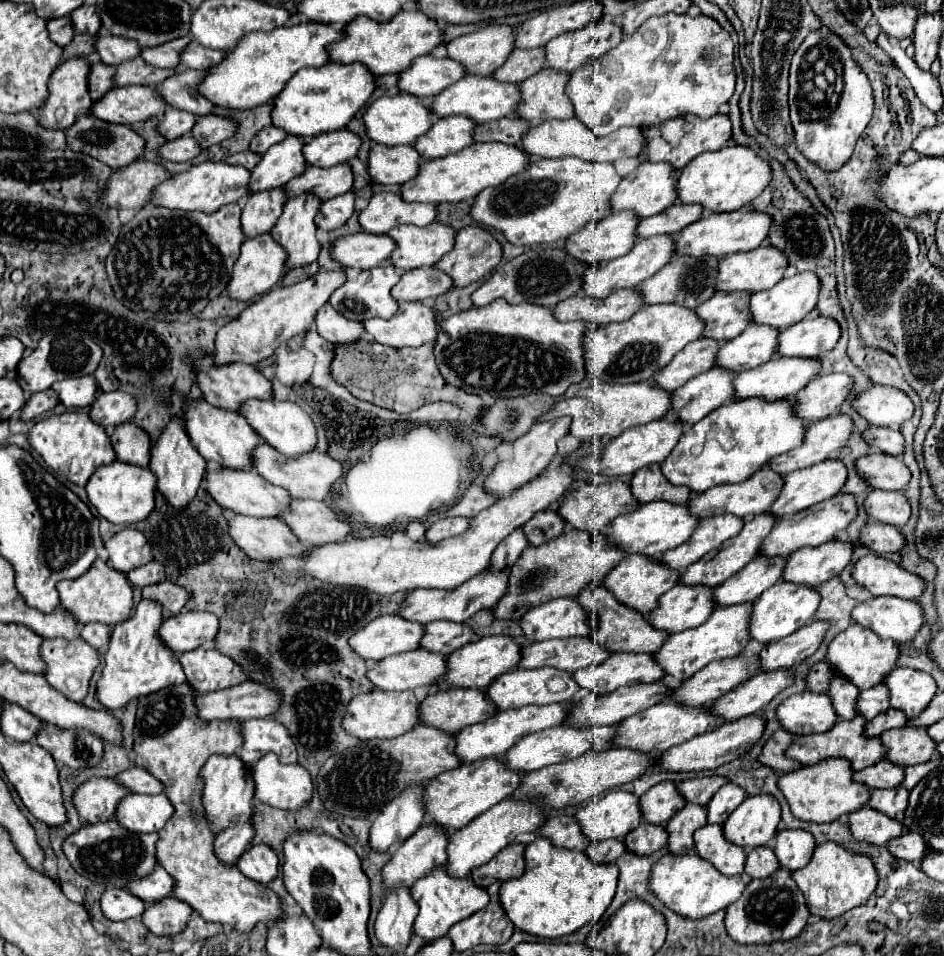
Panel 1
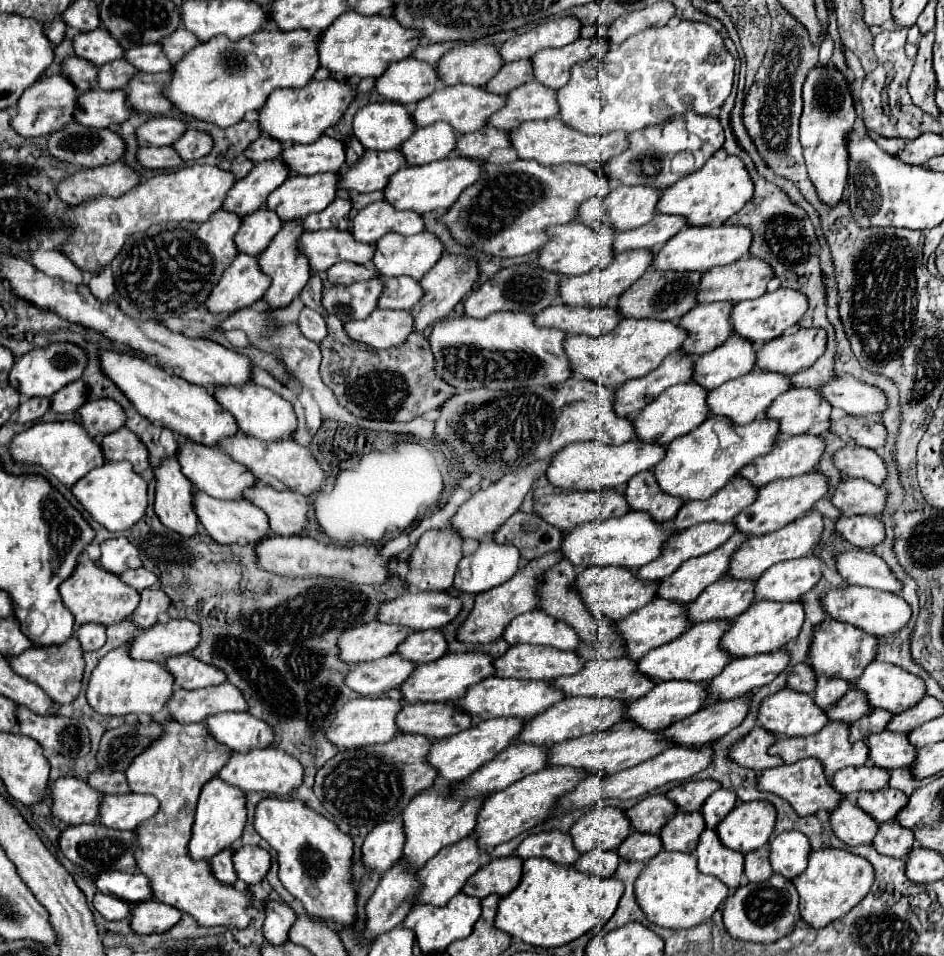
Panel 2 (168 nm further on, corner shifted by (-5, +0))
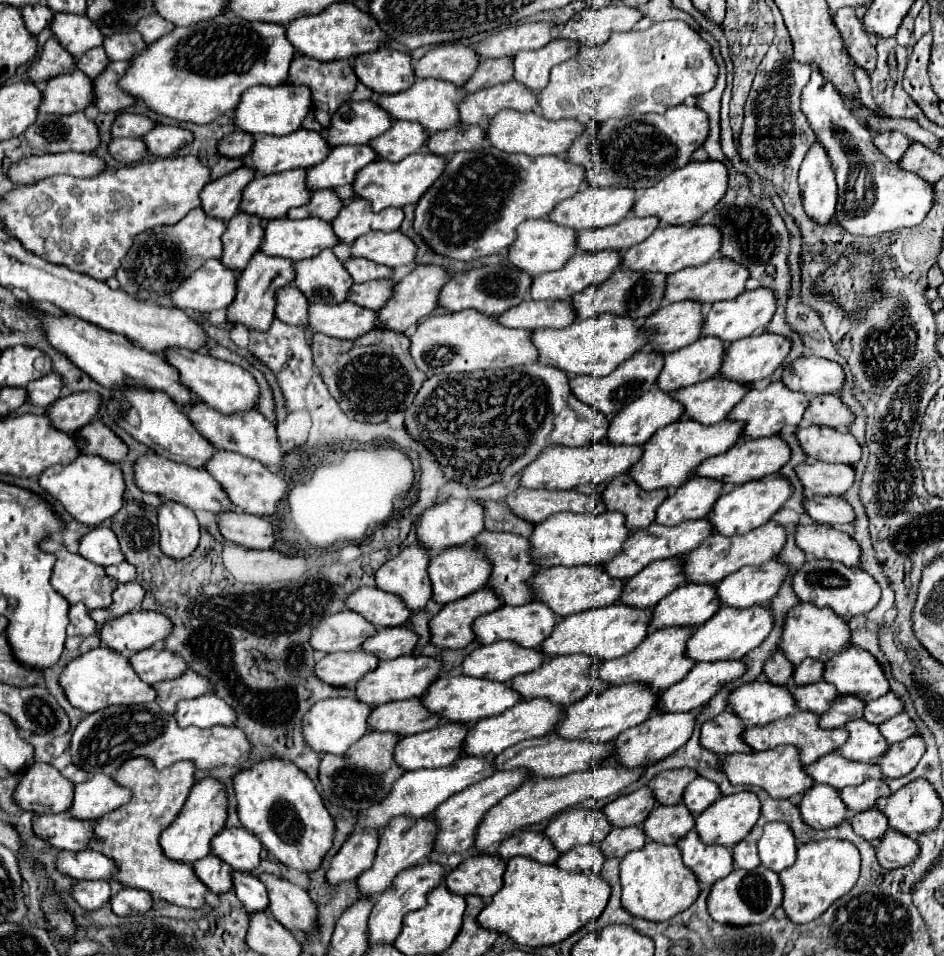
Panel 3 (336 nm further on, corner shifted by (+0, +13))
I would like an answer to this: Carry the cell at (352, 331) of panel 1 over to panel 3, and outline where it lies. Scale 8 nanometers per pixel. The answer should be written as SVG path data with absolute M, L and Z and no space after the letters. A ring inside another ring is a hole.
M284 286L278 292L278 306L276 306L276 318L284 320L286 324L294 324L300 328L306 328L308 324L308 300L296 286Z

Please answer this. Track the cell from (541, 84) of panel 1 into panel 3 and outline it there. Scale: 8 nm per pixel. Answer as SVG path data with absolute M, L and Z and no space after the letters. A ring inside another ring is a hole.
M510 80L468 94L468 98L460 104L458 110L460 110L460 122L478 124L486 128L502 108L514 108L526 112L526 110L534 110L536 106L538 106L536 92L516 80Z

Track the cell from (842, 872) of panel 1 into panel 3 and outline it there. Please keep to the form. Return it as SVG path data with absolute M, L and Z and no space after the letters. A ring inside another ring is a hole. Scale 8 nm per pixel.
M818 840L798 846L796 862L780 872L784 886L784 902L788 918L796 924L806 924L822 916L822 912L838 898L848 894L860 876L860 852L848 840Z

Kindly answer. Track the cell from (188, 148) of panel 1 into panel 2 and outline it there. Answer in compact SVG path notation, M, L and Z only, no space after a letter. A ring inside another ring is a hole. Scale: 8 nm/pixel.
M141 147L135 155L137 163L145 169L169 169L169 167L179 167L183 161L179 159L175 149L171 147Z

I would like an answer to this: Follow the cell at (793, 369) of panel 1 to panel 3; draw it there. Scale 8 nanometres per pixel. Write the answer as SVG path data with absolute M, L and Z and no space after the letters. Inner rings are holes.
M714 376L700 384L680 388L674 392L674 398L684 404L684 414L688 418L694 418L702 424L716 424L728 418L732 408L746 396L750 388L750 384Z

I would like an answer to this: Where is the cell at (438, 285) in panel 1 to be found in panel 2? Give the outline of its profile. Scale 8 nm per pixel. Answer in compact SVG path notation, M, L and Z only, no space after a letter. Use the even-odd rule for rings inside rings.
M383 277L383 293L379 297L379 309L409 311L423 297L423 289L411 277Z

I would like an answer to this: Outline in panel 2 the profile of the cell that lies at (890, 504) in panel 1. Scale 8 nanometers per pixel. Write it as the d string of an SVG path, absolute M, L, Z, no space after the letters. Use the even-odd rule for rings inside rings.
M843 479L831 495L831 503L845 515L879 515L885 501L887 491L865 479Z

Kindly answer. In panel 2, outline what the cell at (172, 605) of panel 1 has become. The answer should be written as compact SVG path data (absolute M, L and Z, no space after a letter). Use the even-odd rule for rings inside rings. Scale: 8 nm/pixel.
M149 587L149 589L141 591L139 597L141 597L141 601L129 619L131 619L131 623L135 623L135 627L147 629L147 627L155 625L157 617L169 609L171 599L165 597L165 593L159 587Z

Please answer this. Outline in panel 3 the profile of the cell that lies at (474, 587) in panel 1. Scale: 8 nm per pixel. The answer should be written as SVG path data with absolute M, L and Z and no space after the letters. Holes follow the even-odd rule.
M358 588L356 592L352 592L352 596L348 596L348 608L362 614L378 628L402 626L412 616L412 612L400 596L384 592L380 588Z

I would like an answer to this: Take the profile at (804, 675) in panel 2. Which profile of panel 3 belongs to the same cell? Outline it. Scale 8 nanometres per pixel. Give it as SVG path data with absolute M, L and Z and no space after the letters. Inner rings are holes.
M776 650L776 652L770 656L770 660L766 662L764 674L768 676L768 680L770 680L772 684L786 686L786 684L790 682L792 674L794 674L794 664L788 662L788 658L786 658L780 650Z

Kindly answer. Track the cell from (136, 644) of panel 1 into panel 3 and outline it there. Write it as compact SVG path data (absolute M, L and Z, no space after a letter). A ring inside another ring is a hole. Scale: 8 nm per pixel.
M104 646L94 648L94 650L86 652L84 656L74 658L64 668L64 672L60 676L60 684L62 684L70 704L84 710L86 714L92 714L100 708L112 706L112 704L144 704L144 702L152 702L156 698L156 690L150 684L146 684L144 680L140 680L140 676L136 676L130 660L126 656L122 656L120 652L112 652Z

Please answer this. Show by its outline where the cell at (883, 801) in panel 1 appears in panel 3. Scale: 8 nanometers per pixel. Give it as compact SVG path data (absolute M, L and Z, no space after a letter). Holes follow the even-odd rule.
M880 778L880 780L864 780L864 784L860 786L848 786L844 790L840 790L840 798L844 800L844 804L848 804L850 810L854 812L864 812L870 810L878 798L882 796L890 796L892 790L888 788L888 784Z

